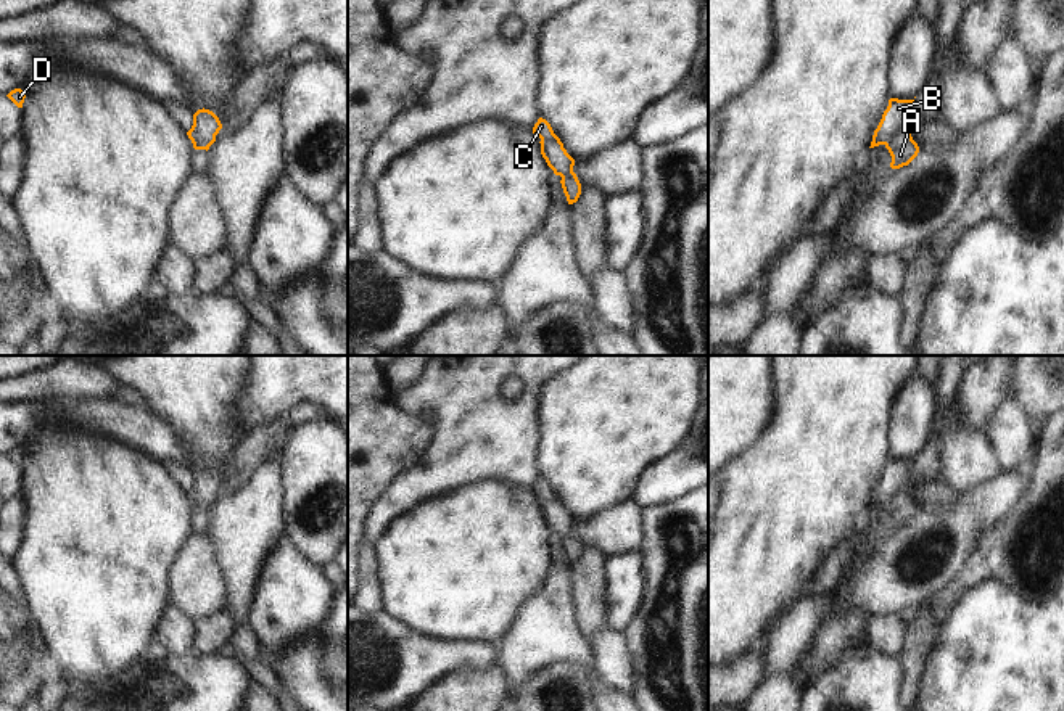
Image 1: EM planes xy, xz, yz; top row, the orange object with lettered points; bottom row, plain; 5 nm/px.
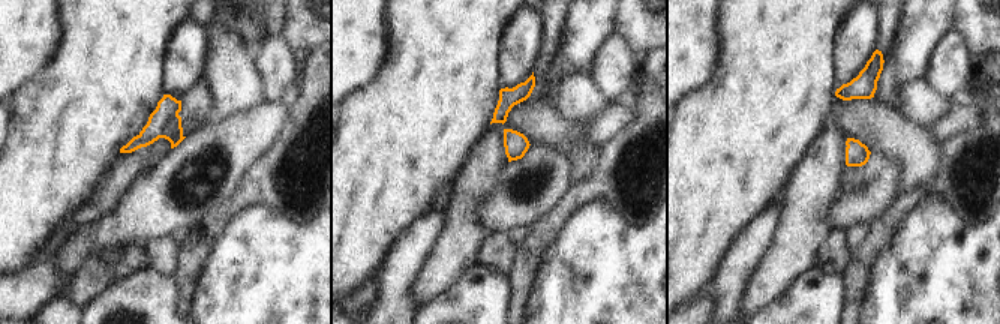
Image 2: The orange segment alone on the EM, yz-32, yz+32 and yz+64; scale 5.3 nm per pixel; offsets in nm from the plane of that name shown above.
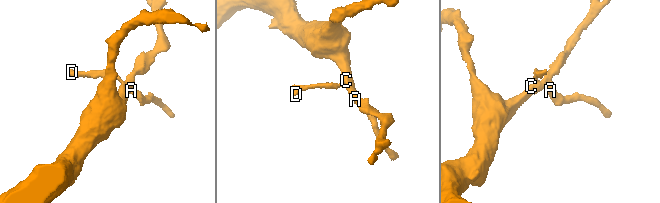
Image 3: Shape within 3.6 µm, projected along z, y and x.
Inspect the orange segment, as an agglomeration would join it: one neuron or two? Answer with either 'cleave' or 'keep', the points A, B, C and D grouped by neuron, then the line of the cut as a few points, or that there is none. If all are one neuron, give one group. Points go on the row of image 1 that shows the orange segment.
cleave | A / B C D | yz (905, 124), (884, 143)

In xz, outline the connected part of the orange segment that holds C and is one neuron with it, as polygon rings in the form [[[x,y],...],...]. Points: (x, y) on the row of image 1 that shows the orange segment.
[[[539,117],[533,134],[541,138],[541,154],[555,175],[567,177],[573,172],[575,159],[567,153],[551,124]]]

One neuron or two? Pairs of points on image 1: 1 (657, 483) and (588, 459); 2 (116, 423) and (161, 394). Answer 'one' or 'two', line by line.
1: two
2: two

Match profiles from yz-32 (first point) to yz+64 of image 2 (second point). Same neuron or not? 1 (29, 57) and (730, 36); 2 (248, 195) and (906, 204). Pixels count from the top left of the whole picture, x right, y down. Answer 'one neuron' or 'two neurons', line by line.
1: two neurons
2: one neuron

